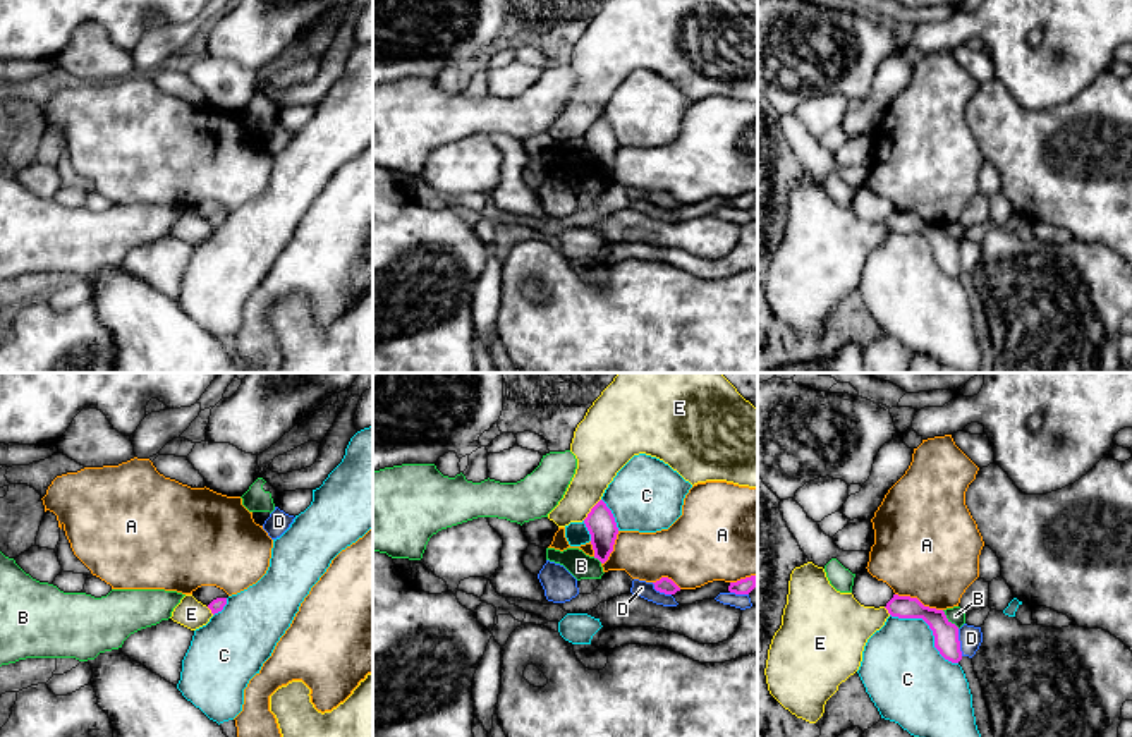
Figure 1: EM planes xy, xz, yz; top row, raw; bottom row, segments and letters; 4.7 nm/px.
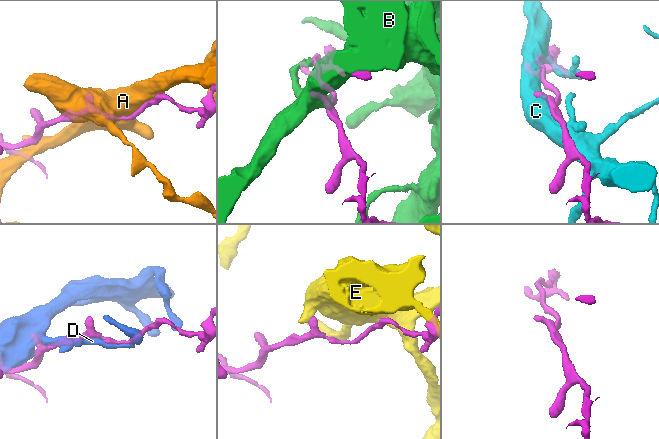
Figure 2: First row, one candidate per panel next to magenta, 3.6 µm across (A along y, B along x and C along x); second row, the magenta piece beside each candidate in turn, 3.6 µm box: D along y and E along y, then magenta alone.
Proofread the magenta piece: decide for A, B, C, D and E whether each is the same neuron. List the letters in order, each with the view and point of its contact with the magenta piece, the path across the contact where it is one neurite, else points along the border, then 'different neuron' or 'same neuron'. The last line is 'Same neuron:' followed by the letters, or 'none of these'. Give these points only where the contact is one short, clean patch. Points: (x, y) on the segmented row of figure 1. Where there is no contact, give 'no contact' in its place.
A: meets magenta in yz at (918, 600); different neuron
B: meets magenta in yz at (950, 622); different neuron
C: meets magenta in yz at (930, 627); different neuron
D: meets magenta in yz at (959, 643); different neuron
E: meets magenta in xz at (591, 509); border along xz (600, 499), (583, 519); different neuron
Same neuron: none of these

